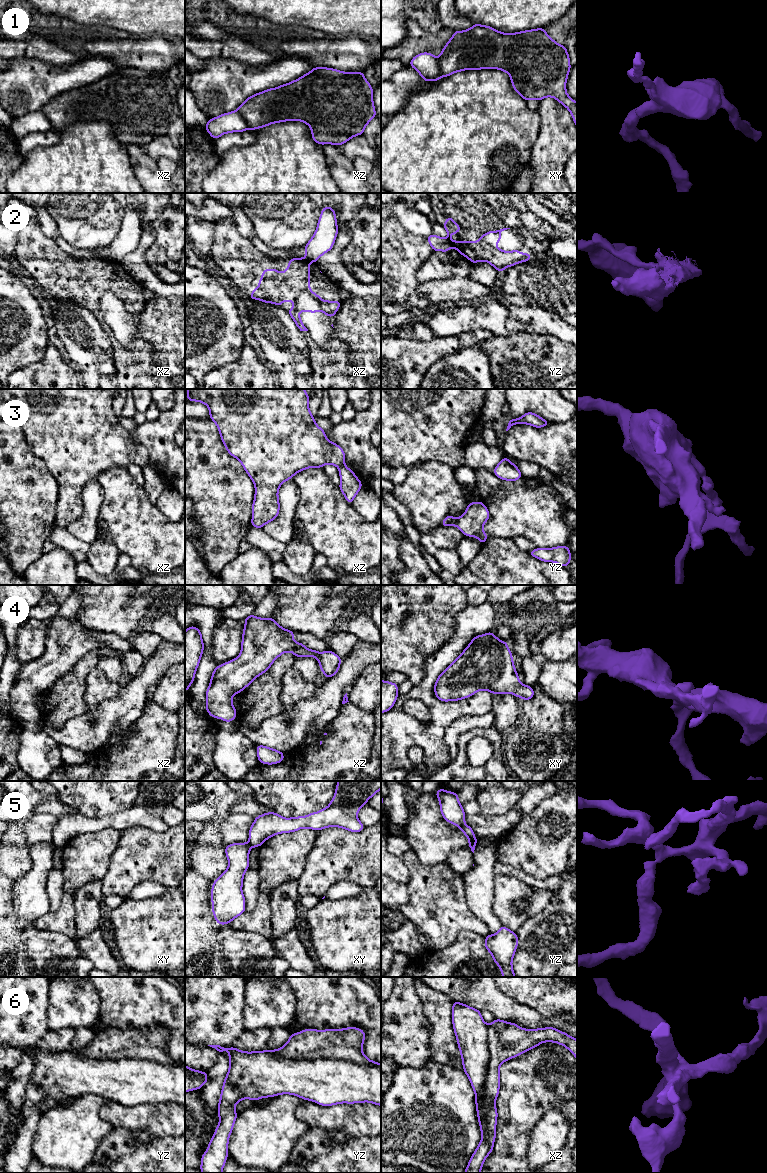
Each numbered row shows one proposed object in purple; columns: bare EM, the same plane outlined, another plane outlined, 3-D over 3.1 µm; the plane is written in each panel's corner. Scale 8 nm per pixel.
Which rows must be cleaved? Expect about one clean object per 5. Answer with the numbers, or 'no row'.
1, 2, 3, 5, 6

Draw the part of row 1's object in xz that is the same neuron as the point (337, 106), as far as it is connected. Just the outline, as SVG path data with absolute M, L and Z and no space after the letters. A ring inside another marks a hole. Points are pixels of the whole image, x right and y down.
M315 67L288 84L249 96L237 112L251 130L284 121L303 121L310 126L316 143L343 145L352 137L364 134L367 124L376 117L373 92L363 72Z

